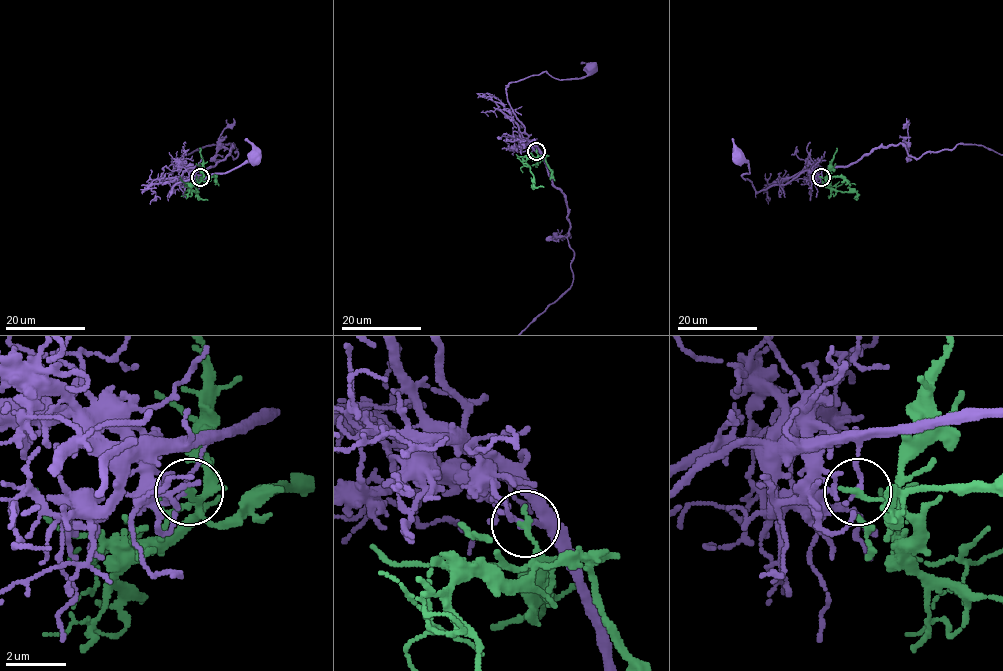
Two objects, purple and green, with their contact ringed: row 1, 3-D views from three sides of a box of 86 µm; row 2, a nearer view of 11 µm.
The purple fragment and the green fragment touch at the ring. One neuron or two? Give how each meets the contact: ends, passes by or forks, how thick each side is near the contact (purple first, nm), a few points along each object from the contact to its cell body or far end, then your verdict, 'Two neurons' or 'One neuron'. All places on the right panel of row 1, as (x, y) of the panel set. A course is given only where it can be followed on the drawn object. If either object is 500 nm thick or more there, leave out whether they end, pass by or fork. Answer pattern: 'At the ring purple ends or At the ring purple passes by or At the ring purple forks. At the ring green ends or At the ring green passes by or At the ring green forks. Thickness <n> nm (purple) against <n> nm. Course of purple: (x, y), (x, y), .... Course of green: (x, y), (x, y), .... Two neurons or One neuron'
At the ring purple passes by. At the ring green ends. Thickness 140 nm (purple) against 200 nm. Course of purple: (821, 177), (804, 170), (786, 184), (757, 192), (742, 176), (750, 173), (749, 165), (738, 157). Course of green: (821, 177), (826, 178), (827, 185), (837, 191), (855, 192), (857, 200). Two neurons

